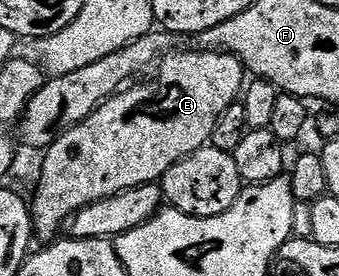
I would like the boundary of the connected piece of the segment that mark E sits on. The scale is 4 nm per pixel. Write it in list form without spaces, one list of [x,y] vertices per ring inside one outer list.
[[[220,52],[177,55],[170,55],[156,69],[157,80],[146,79],[144,82],[134,83],[111,99],[104,100],[89,117],[79,122],[79,126],[62,132],[54,144],[44,149],[42,174],[35,183],[37,193],[33,200],[31,196],[33,231],[38,237],[41,235],[45,242],[52,241],[58,235],[56,232],[60,228],[62,231],[80,208],[108,196],[126,192],[140,184],[160,181],[165,172],[175,166],[175,162],[187,158],[192,152],[206,147],[212,141],[215,122],[219,122],[227,106],[238,103],[246,87],[245,68],[233,57]]]

